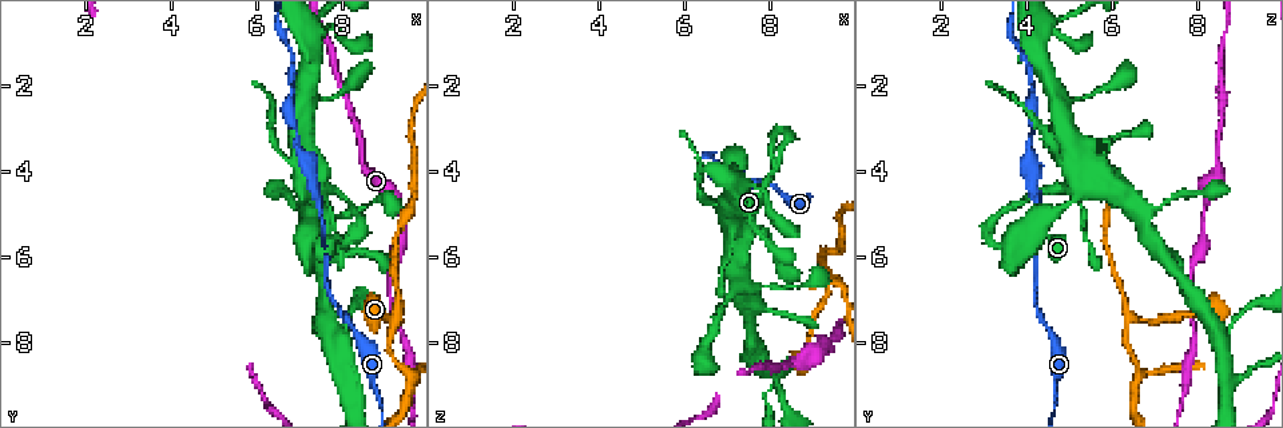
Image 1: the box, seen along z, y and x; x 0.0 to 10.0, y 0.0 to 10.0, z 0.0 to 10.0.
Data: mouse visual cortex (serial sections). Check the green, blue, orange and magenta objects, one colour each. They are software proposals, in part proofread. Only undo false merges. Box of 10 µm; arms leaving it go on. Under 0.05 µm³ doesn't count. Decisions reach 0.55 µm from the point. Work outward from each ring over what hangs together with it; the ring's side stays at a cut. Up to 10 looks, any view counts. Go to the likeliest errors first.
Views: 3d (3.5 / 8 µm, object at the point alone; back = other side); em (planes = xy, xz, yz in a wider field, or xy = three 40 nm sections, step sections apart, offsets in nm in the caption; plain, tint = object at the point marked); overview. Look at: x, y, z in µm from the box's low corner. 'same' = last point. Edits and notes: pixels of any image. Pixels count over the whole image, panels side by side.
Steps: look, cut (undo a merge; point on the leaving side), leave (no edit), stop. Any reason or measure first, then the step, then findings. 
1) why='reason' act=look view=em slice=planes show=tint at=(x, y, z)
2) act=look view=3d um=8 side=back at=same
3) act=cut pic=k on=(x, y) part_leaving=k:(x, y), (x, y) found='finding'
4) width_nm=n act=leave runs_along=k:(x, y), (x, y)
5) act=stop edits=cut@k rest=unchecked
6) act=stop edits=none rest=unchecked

why='side arm on a straight run' act=look view=3d um=3.5 at=(9.30, 7.40, 6.45)

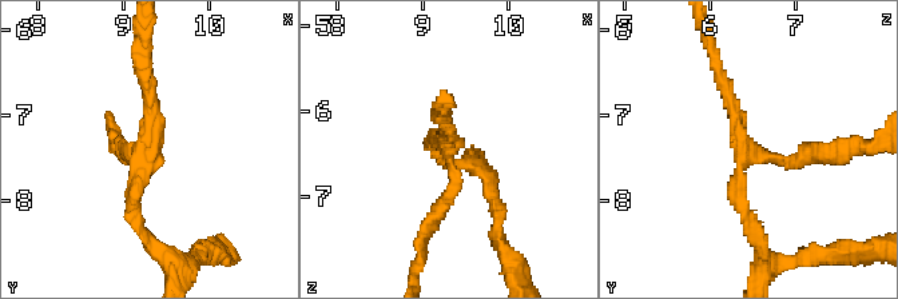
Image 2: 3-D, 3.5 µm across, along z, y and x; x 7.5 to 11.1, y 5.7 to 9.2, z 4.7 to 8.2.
arms=3 arm_widths_nm=150,150,200 act=look view=em slice=xy step=3 show=tint at=(9.25, 7.50, 6.50)

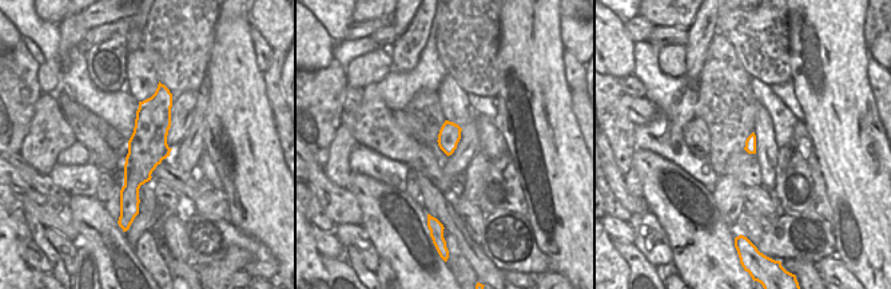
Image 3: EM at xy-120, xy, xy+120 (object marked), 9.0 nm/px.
act=leave runs_along=3:(159, 91), (132, 201) found='all the same cell'

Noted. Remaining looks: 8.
why='abrupt turn' act=look view=em slice=xy step=5 show=tint at=(8.15, 5.55, 3.10)

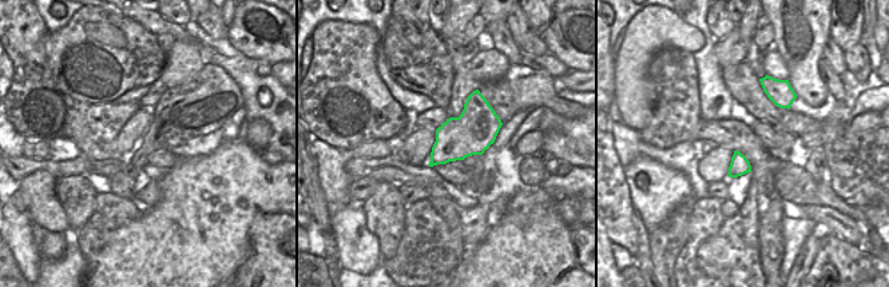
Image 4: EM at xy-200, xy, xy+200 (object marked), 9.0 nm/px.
why='wider look' act=look view=3d um=3.5 at=same

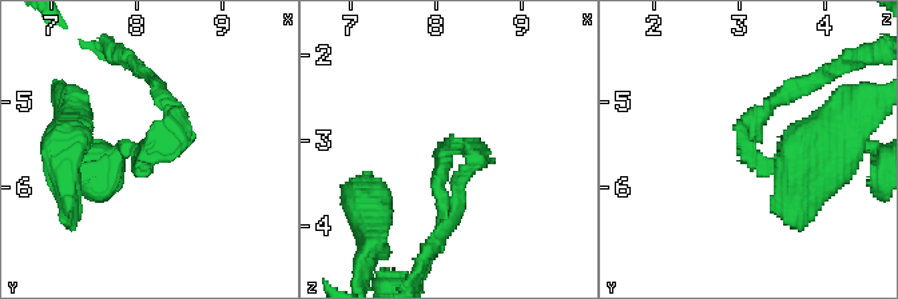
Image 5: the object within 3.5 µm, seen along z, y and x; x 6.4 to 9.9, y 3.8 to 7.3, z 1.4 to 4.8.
arm_widths_nm=150,200 act=leave runs_along=5:(823, 156), (762, 164), (744, 148), (789, 91) found='continuous, no second cell'

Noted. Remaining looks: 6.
why='four arms meet' act=look view=3d um=3.5 at=(7.35, 0.75, 4.35)

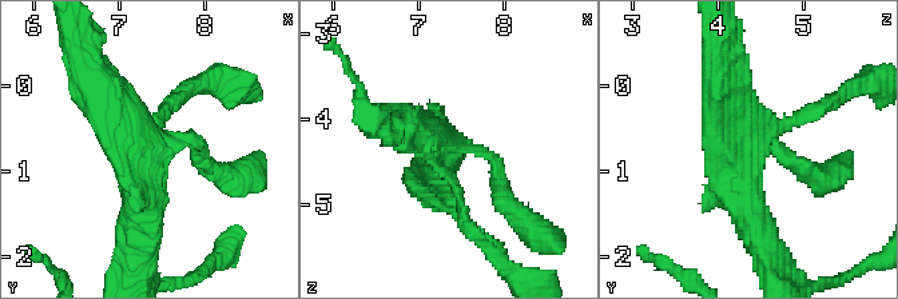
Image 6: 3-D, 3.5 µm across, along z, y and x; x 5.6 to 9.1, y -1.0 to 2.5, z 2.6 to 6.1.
act=look view=em slice=xy step=2 show=tint at=(7.35, 0.80, 4.40)

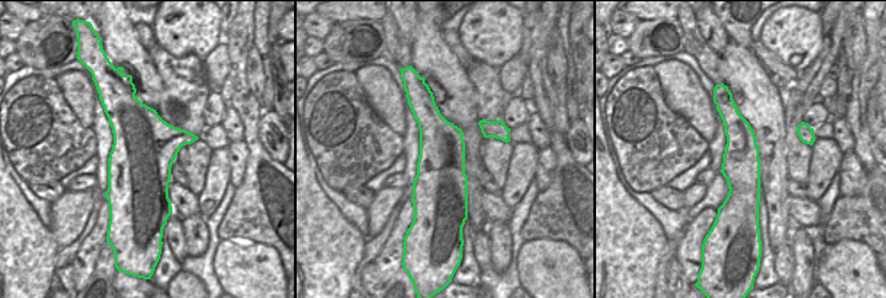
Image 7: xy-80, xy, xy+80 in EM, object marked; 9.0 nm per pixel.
why='another direction' act=look view=em slice=planes show=tint at=same

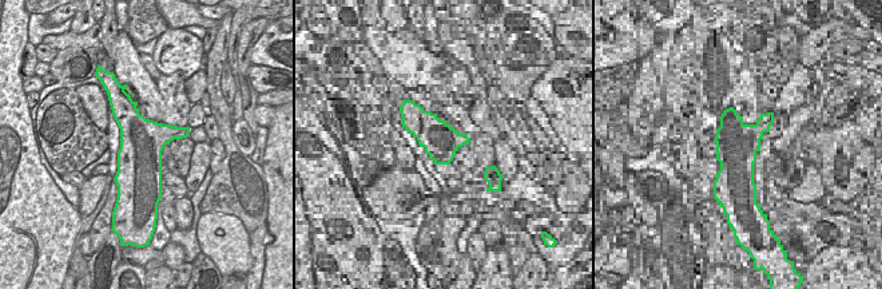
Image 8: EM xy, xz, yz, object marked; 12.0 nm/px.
act=leave runs_along=6:(143, 239), (147, 152), (98, 87) found='continuous, no second cell'

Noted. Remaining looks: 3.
why='side arm on a straight run' act=look view=3d um=3.5 side=back at=(7.75, 8.00, 8.55)

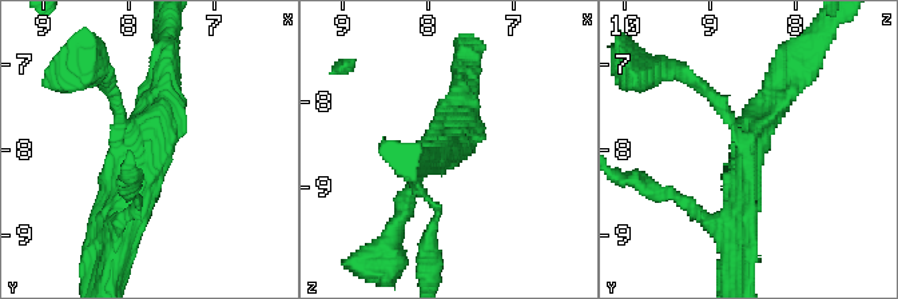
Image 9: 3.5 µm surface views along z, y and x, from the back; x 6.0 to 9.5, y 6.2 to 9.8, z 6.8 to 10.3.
arms=3 arm_widths_nm=150,350,350 why='now the EM' act=look view=em slice=xy step=3 show=plain at=(7.80, 8.00, 8.55)

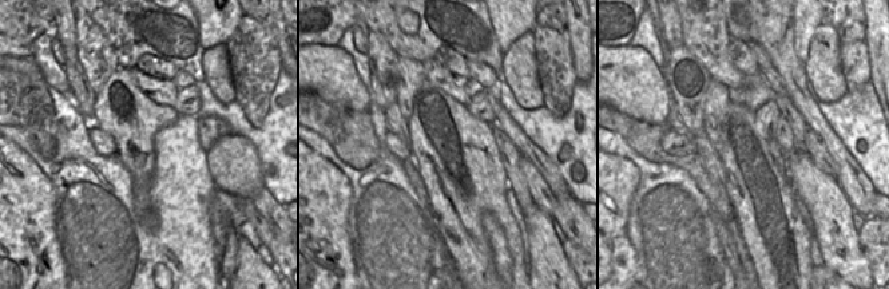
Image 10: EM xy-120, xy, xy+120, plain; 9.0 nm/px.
act=look view=em slice=xy step=3 show=tint at=same

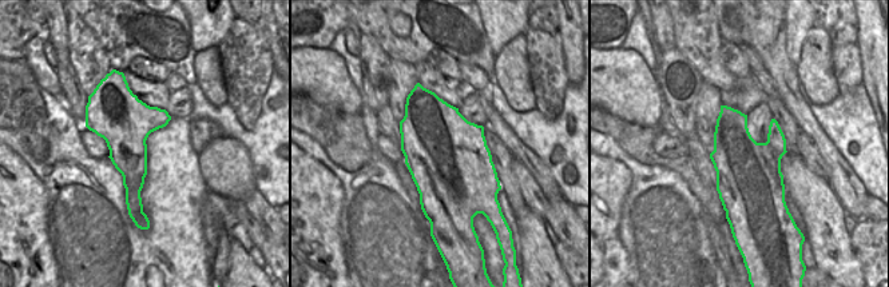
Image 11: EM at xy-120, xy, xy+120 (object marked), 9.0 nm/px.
act=leave runs_along=9:(786, 75), (746, 148), (735, 235) found='all the same cell'

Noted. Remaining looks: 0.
act=stop edits=none rest=unchecked

